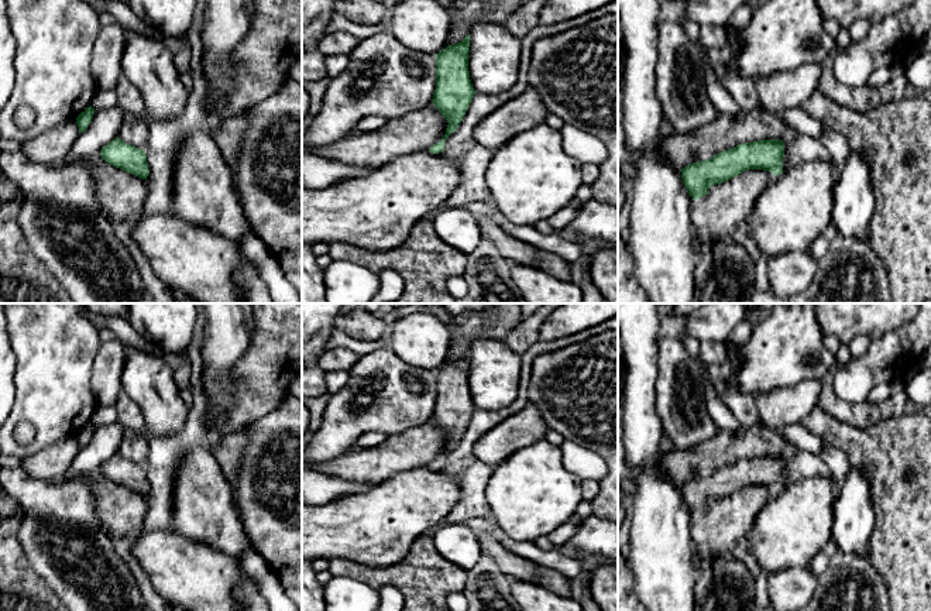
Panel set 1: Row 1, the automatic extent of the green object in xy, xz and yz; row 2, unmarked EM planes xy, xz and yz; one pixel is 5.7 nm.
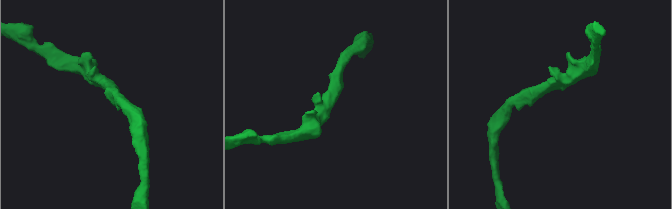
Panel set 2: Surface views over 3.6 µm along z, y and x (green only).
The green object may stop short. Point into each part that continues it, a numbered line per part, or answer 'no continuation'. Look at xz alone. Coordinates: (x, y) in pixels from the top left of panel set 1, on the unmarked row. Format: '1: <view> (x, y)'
1: xz (419, 446)

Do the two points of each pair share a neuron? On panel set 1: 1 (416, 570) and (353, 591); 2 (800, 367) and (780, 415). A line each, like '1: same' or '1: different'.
1: different
2: different

